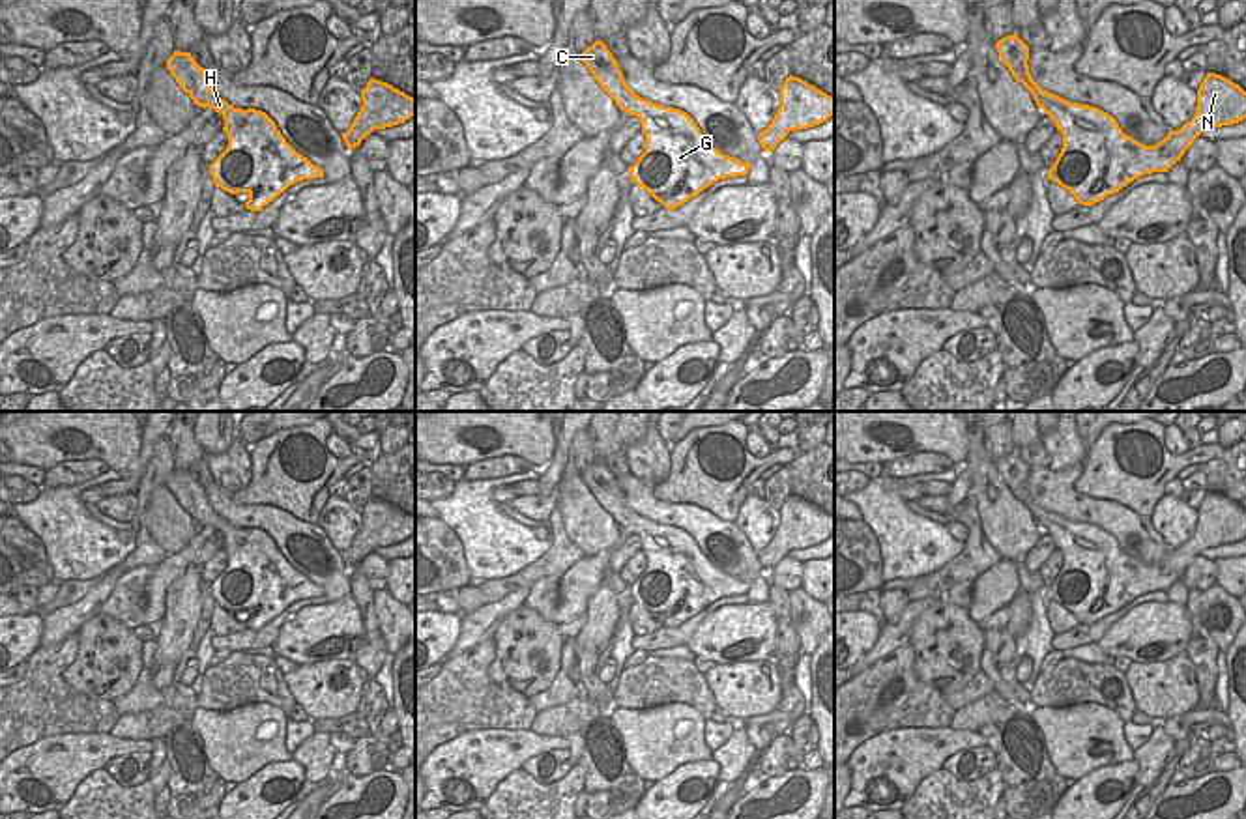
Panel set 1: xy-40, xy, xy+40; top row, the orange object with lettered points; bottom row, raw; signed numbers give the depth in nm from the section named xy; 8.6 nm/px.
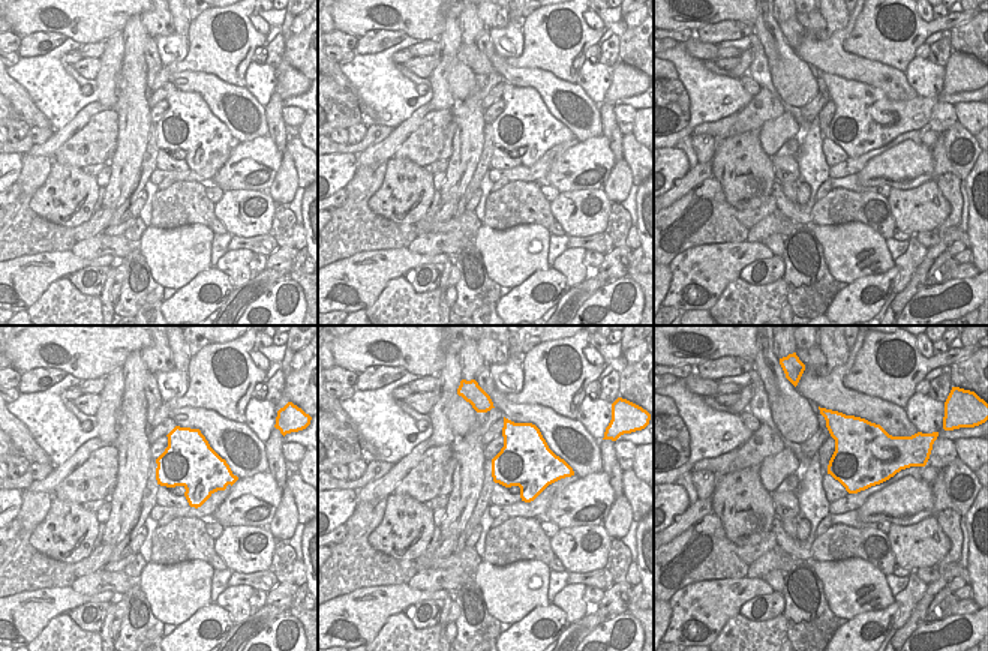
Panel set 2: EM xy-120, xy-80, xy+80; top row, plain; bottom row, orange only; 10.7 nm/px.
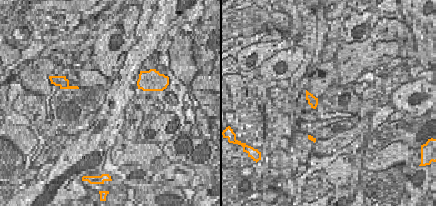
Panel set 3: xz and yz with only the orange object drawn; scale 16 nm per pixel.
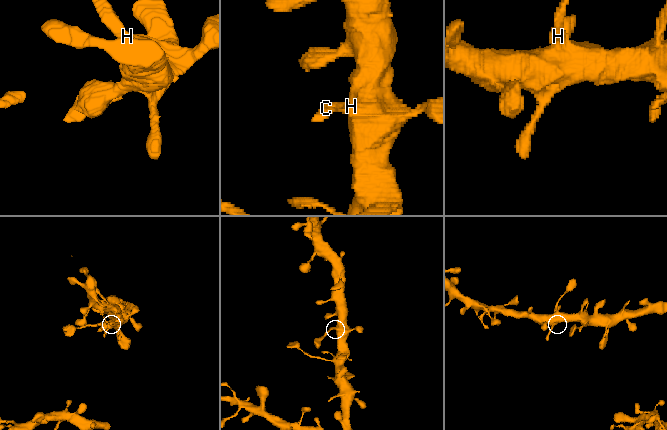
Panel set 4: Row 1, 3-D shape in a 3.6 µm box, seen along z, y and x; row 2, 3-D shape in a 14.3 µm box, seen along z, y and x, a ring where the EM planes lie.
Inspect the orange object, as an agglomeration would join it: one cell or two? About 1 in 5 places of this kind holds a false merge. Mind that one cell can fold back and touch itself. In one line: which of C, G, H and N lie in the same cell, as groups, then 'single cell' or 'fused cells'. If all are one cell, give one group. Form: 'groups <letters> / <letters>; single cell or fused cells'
groups C G H N; single cell

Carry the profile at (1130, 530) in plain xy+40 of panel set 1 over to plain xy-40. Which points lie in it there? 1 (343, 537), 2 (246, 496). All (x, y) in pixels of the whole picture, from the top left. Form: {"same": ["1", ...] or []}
{"same": []}

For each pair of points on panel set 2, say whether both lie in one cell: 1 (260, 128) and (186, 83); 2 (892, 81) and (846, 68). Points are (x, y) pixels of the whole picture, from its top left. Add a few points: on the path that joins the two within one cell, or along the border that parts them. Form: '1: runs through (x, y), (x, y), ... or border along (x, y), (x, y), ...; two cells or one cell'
1: runs through (242, 108), (231, 93), (216, 93), (206, 84); one cell
2: runs through (880, 75), (858, 68); one cell

